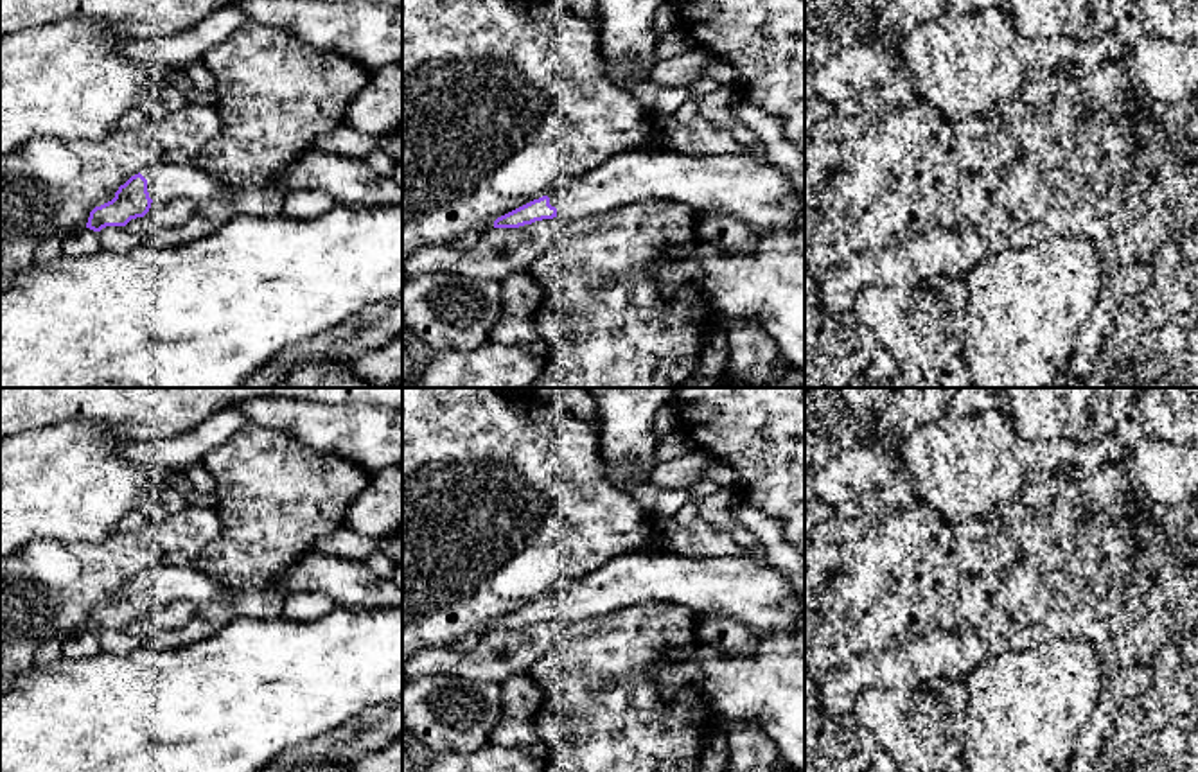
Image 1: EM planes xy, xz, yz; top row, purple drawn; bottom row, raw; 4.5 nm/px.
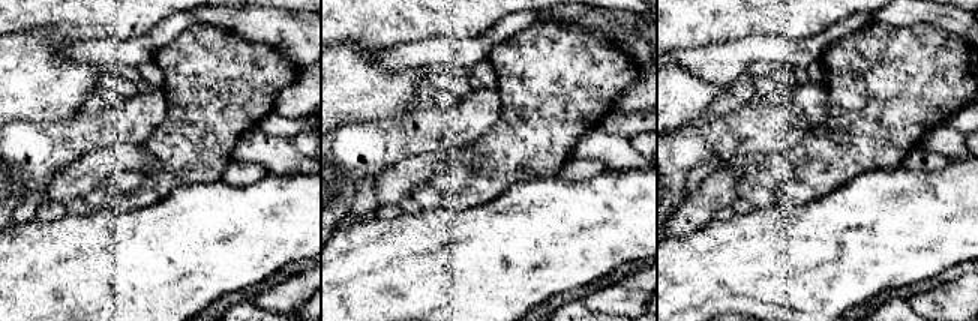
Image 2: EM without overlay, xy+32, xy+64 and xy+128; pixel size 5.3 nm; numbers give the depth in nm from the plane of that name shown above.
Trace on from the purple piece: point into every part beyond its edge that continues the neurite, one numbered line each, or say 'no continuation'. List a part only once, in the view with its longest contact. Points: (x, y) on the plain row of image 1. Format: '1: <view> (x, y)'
1: xy (173, 582)

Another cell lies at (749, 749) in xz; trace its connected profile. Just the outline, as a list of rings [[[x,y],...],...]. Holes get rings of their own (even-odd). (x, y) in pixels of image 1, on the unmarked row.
[[[742,722],[724,731],[729,745],[726,772],[776,772],[778,750],[753,722]]]

